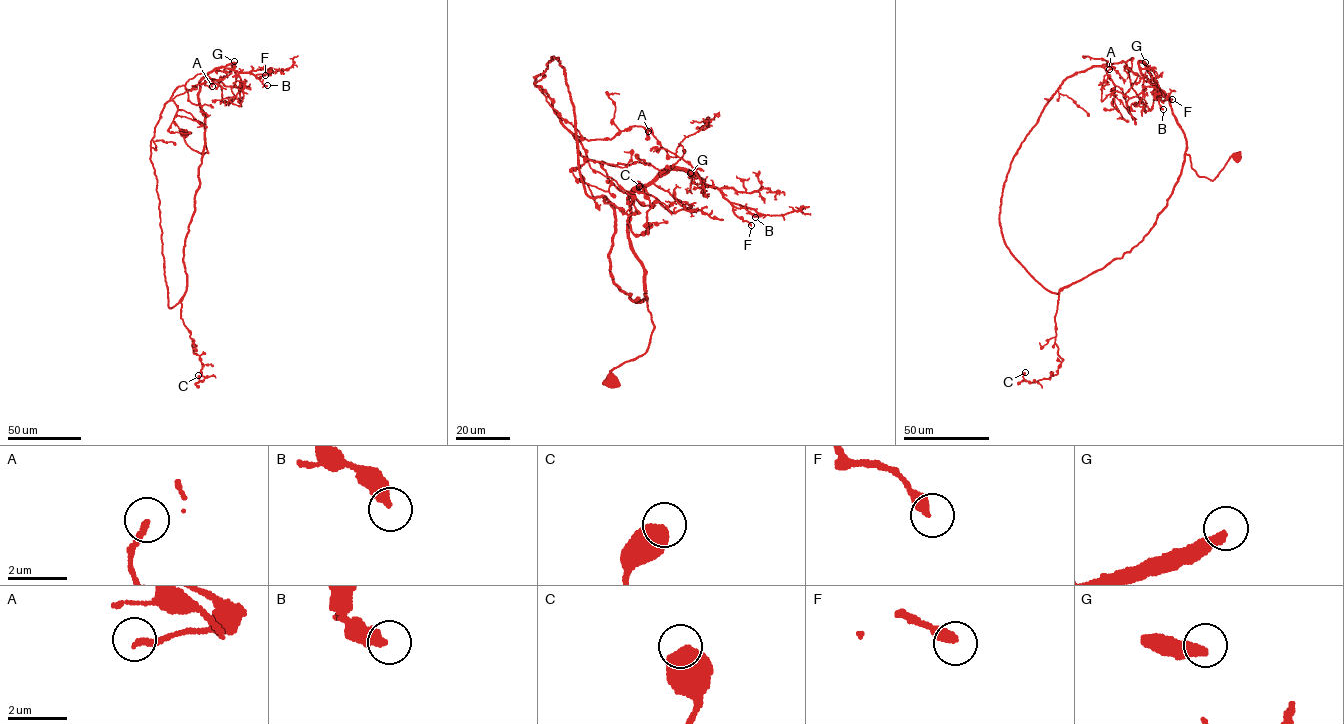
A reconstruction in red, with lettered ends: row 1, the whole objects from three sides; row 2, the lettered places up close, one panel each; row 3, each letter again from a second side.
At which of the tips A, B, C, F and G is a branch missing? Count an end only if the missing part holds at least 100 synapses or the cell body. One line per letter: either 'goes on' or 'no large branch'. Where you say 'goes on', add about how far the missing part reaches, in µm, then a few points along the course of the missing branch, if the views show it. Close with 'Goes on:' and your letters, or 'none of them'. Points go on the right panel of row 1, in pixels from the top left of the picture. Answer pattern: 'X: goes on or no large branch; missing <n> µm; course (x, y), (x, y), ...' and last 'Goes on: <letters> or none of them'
A: no large branch
B: no large branch
C: no large branch
F: no large branch
G: goes on; missing 60 µm; course (1145, 62), (1142, 66), (1150, 71), (1151, 83), (1159, 84), (1163, 79)
Goes on: G

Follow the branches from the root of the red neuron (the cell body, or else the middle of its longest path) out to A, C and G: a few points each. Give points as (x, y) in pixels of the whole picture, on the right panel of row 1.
A: (1237, 158), (1212, 180), (1185, 154), (1143, 240), (1045, 289), (1004, 240), (1003, 185), (1062, 82), (1109, 69)
C: (1237, 158), (1212, 180), (1185, 154), (1143, 240), (1059, 291), (1057, 373), (1031, 382), (1025, 372)
G: (1237, 158), (1231, 156), (1213, 179), (1198, 175), (1185, 153), (1186, 138), (1170, 101), (1140, 61), (1145, 62)

